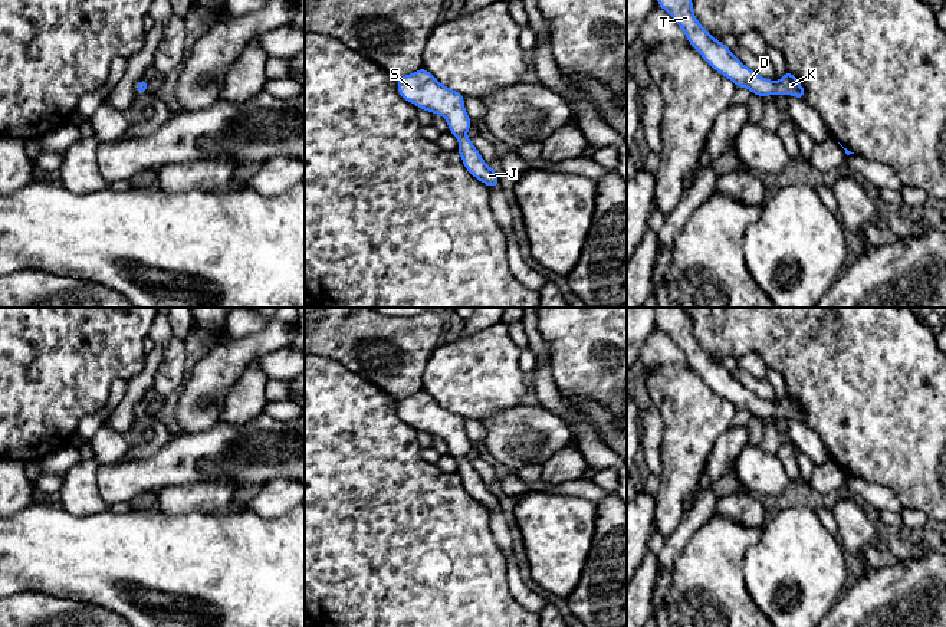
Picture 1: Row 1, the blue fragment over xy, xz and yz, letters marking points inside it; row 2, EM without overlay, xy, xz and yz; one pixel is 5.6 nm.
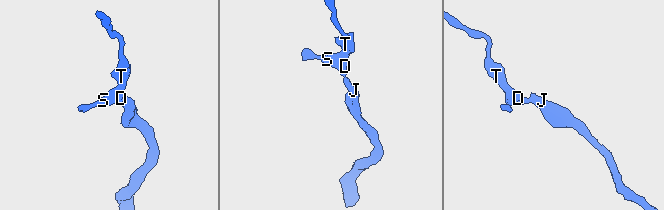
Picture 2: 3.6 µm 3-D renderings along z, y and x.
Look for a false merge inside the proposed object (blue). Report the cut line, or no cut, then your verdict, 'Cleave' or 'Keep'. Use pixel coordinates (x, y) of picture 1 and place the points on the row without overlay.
No split. Keep

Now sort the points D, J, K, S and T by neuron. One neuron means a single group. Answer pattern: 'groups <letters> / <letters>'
groups D J K S T

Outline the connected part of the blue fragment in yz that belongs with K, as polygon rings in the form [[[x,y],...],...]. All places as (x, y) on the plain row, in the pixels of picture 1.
[[[656,308],[656,312],[657,328],[666,332],[683,351],[692,370],[716,394],[729,400],[736,410],[748,410],[761,420],[782,416],[805,421],[805,411],[794,395],[786,393],[778,404],[762,400],[735,380],[723,364],[716,362],[696,341],[690,315],[684,308]]]

